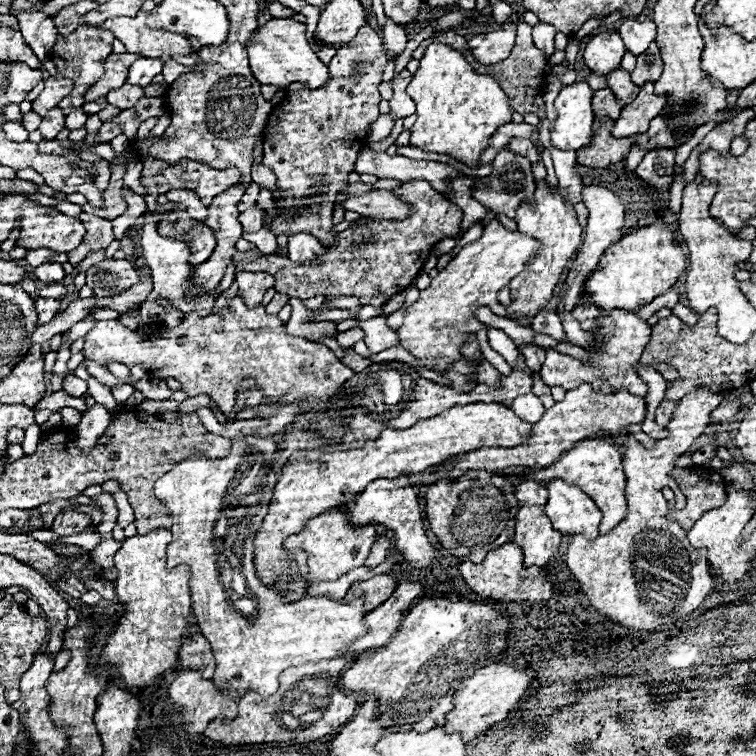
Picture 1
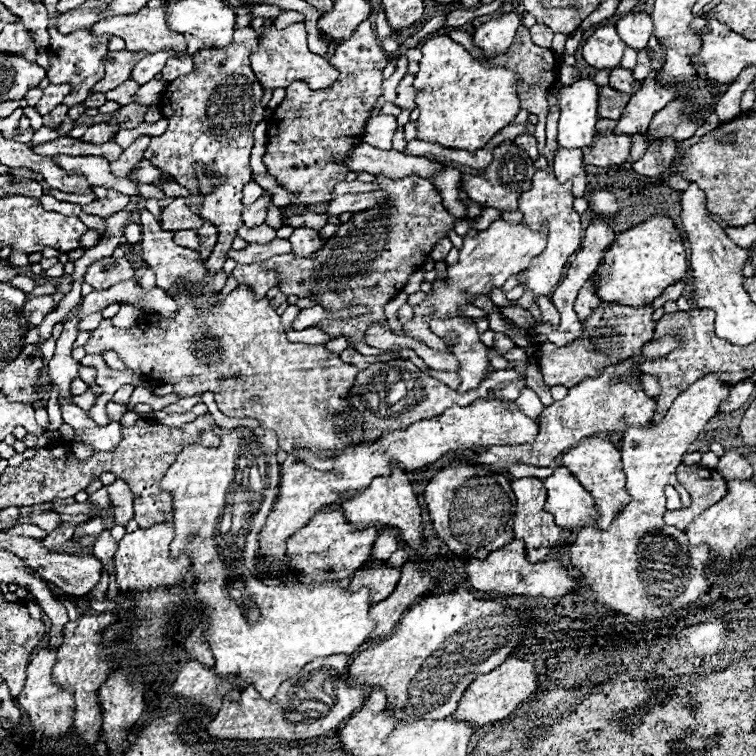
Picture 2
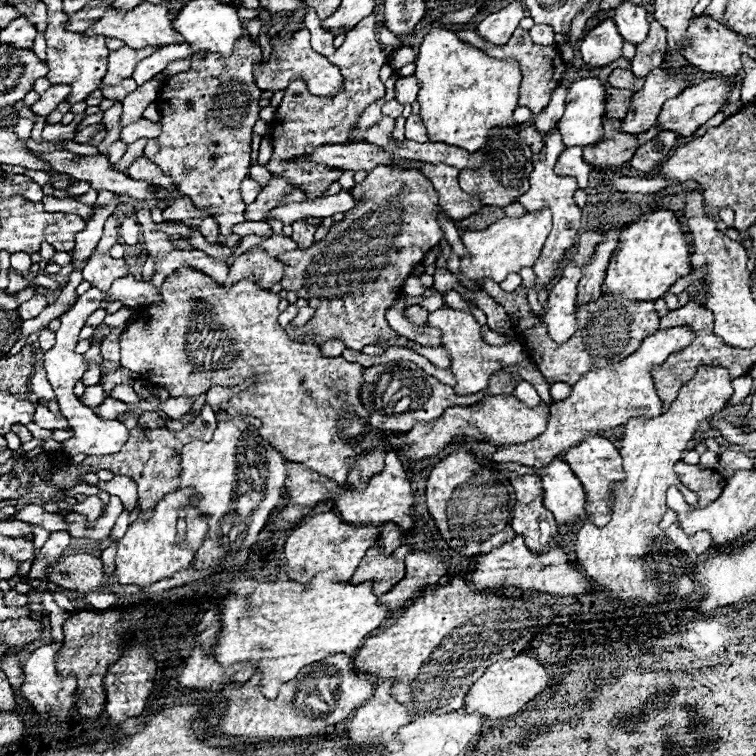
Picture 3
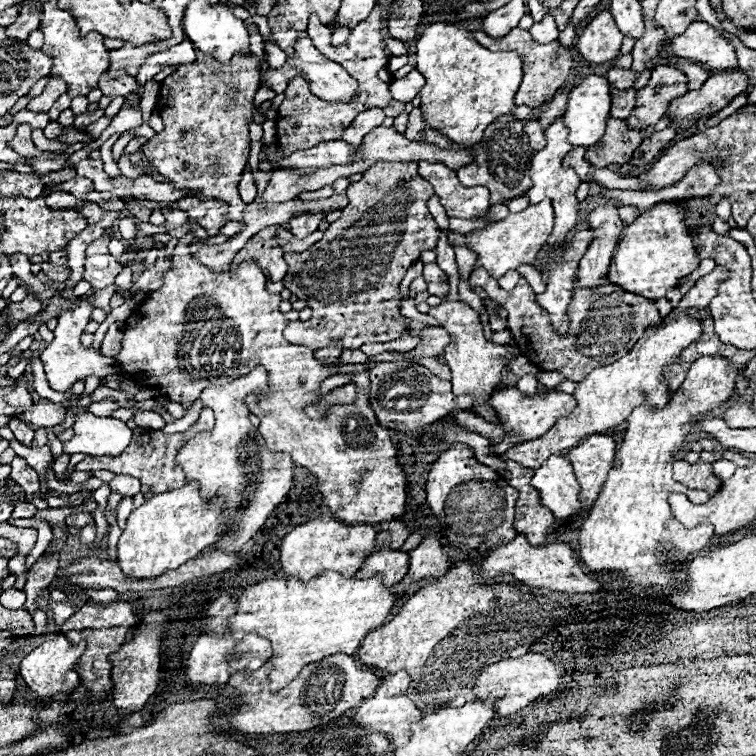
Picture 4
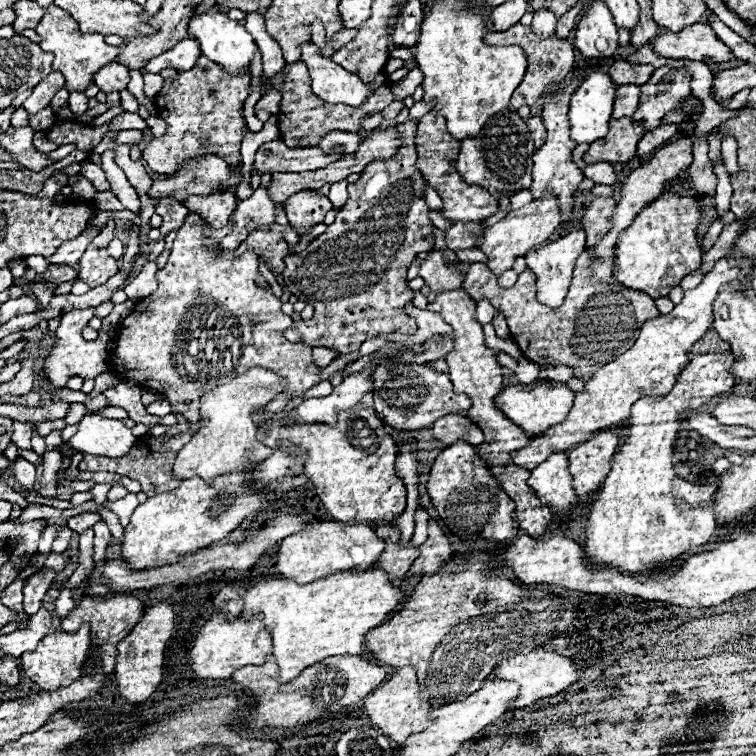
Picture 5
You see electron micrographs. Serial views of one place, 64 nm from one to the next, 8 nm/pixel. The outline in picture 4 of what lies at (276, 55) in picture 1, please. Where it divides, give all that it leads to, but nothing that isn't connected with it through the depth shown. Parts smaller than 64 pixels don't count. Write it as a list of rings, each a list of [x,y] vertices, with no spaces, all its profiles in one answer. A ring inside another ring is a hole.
[[[302,34],[302,36],[298,38],[294,50],[296,50],[296,56],[294,56],[294,58],[288,58],[282,68],[278,68],[278,70],[266,70],[266,72],[264,72],[262,78],[264,78],[264,84],[266,84],[268,88],[272,88],[274,92],[284,92],[288,80],[302,72],[302,76],[304,76],[304,78],[308,80],[308,84],[310,84],[312,94],[318,96],[318,98],[322,98],[322,100],[338,102],[338,100],[354,100],[354,98],[356,98],[356,94],[358,94],[358,82],[356,82],[340,64],[336,64],[336,62],[328,60],[326,56],[322,56],[322,54],[314,48],[314,44],[312,44],[312,40],[308,38],[308,34]]]

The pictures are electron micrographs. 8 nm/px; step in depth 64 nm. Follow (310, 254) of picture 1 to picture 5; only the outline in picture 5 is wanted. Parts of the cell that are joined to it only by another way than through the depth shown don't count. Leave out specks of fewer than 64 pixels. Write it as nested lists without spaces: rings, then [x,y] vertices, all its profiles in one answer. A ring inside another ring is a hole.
[[[300,190],[284,202],[286,214],[290,224],[298,234],[304,232],[304,228],[320,224],[324,220],[324,214],[332,210],[332,204],[328,196],[318,194],[318,190]]]

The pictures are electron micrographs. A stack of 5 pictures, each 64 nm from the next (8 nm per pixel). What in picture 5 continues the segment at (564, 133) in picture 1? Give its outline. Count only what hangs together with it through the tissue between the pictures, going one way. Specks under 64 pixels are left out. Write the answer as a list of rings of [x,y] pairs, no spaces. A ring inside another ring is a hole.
[[[592,72],[576,88],[570,100],[570,138],[578,144],[592,144],[608,134],[616,84],[606,72]]]

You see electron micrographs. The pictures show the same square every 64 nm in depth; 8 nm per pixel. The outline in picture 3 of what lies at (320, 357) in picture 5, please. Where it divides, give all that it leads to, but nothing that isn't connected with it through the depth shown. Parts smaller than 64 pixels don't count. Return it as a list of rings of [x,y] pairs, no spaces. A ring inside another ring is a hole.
[[[328,340],[328,342],[324,342],[324,344],[320,346],[320,352],[326,354],[326,356],[340,356],[344,348],[346,348],[346,346],[344,346],[342,340]]]

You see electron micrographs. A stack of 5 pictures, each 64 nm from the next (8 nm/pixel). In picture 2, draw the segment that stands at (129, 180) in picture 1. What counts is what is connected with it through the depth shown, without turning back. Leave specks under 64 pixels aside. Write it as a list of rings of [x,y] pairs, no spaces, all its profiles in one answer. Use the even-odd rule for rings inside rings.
[[[132,174],[128,176],[129,180],[132,180],[133,182],[136,182],[139,195],[146,197],[146,198],[154,198],[154,199],[162,199],[164,198],[164,192],[157,187],[151,185],[151,184],[144,184],[141,182],[138,182]]]

